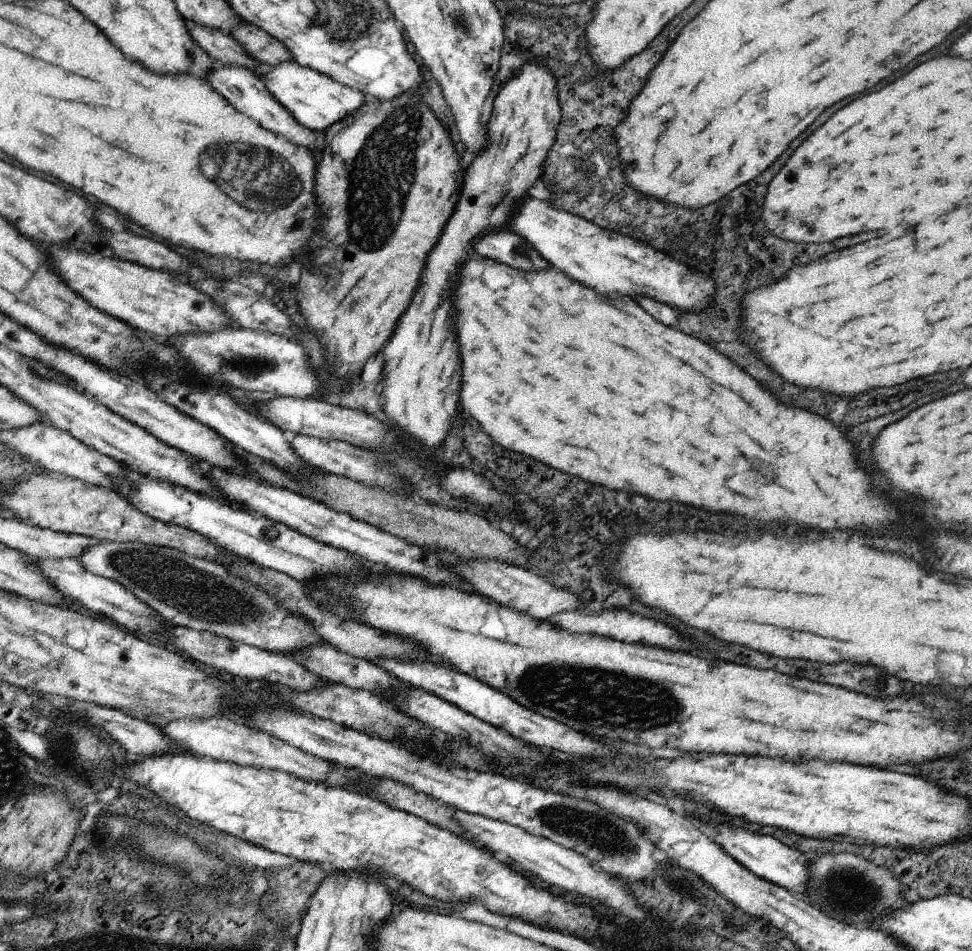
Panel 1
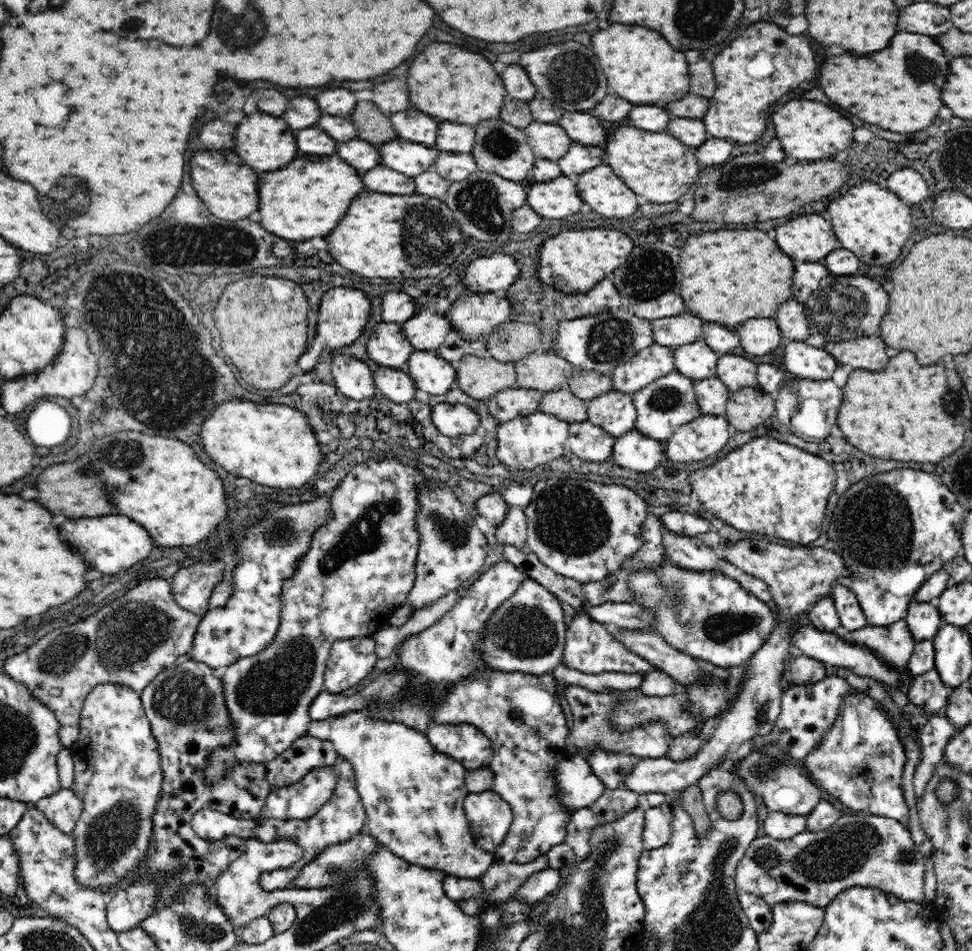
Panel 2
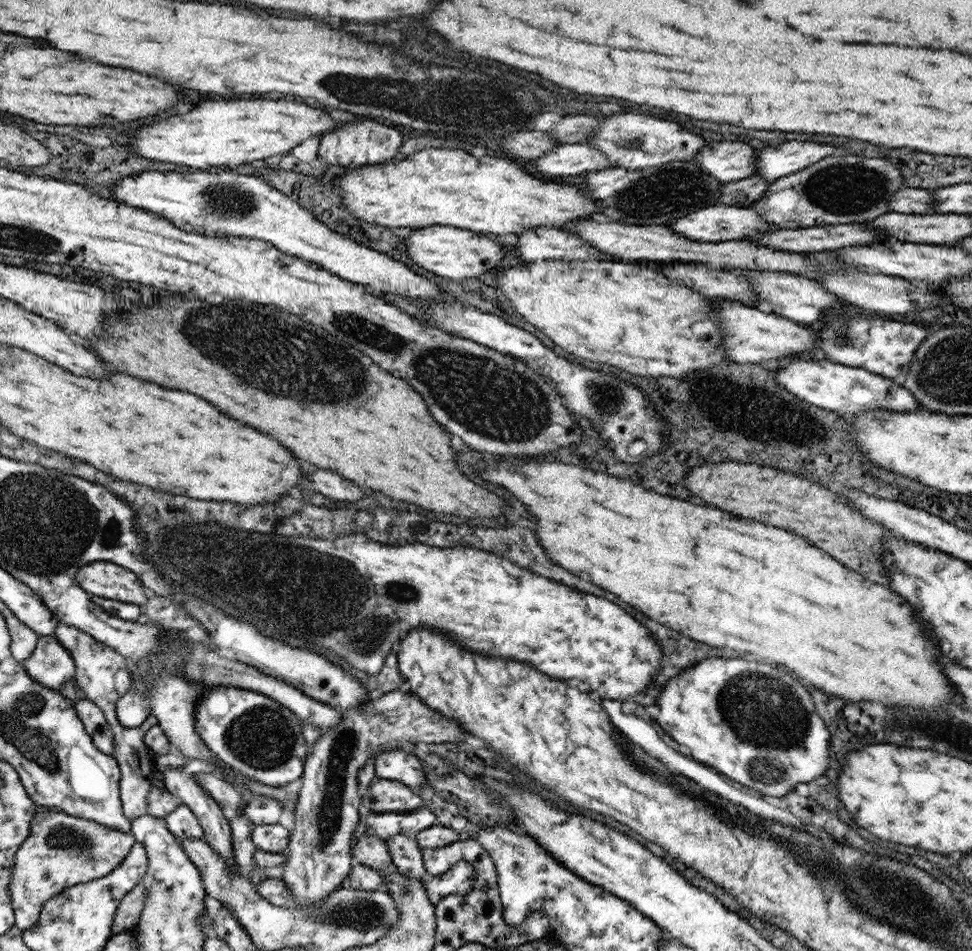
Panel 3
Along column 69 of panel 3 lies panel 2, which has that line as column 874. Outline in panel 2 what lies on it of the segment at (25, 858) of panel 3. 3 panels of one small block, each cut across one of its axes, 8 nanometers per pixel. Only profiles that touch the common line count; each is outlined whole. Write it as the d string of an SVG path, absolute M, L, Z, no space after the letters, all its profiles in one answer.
M857 813L856 815L844 815L828 828L818 832L804 831L792 838L786 840L773 839L769 836L756 837L747 848L745 855L735 868L735 885L737 886L738 892L744 891L750 893L756 897L767 902L768 905L774 906L774 904L792 903L804 901L805 903L812 904L818 908L826 908L831 902L833 902L839 895L840 892L852 887L876 887L879 890L892 895L900 902L916 902L924 903L924 872L926 872L926 866L924 865L924 854L915 845L915 841L911 839L911 833L905 828L902 822L894 820L892 817L884 816L872 816L870 814Z

